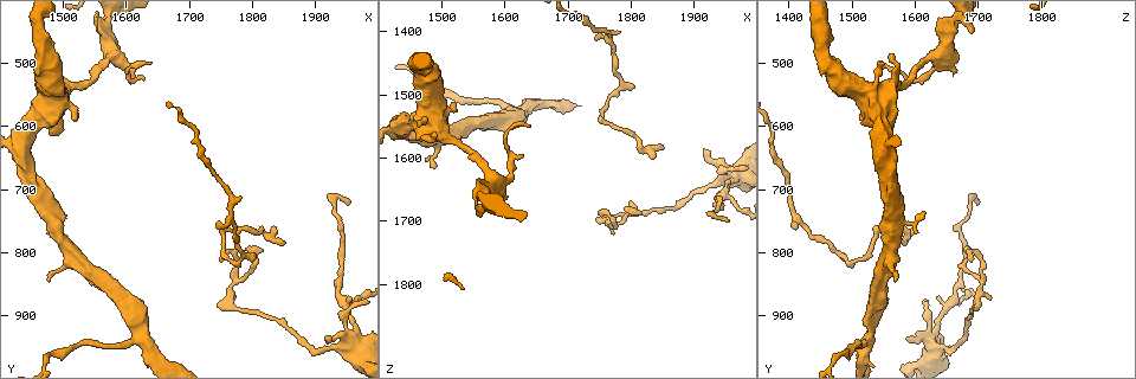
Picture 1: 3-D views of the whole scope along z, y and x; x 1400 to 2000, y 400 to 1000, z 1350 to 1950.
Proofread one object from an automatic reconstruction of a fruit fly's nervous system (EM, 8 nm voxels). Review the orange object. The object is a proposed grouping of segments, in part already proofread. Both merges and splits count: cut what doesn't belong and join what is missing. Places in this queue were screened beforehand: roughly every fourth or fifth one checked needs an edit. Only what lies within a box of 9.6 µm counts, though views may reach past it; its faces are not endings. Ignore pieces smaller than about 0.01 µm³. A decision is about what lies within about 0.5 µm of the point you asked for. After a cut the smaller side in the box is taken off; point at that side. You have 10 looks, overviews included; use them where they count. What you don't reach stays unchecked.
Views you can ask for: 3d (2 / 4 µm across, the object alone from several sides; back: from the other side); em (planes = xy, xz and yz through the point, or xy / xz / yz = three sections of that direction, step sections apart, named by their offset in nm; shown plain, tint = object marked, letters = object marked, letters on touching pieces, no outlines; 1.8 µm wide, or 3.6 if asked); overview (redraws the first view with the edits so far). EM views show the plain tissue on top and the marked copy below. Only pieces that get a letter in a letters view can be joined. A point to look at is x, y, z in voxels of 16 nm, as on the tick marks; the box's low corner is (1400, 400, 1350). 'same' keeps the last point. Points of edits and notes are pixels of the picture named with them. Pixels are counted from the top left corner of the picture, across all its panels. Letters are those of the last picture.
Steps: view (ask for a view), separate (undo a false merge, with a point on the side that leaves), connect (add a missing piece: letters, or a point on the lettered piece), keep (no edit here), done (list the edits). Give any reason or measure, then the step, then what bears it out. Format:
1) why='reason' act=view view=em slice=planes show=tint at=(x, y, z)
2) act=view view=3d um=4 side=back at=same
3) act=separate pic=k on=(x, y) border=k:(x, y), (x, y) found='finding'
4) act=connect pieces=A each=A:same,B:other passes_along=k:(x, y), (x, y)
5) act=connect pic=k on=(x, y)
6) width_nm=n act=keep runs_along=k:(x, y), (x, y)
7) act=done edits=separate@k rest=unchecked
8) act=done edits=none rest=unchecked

why='a fork' act=view view=em slice=planes show=tint at=(1945, 880, 1660)

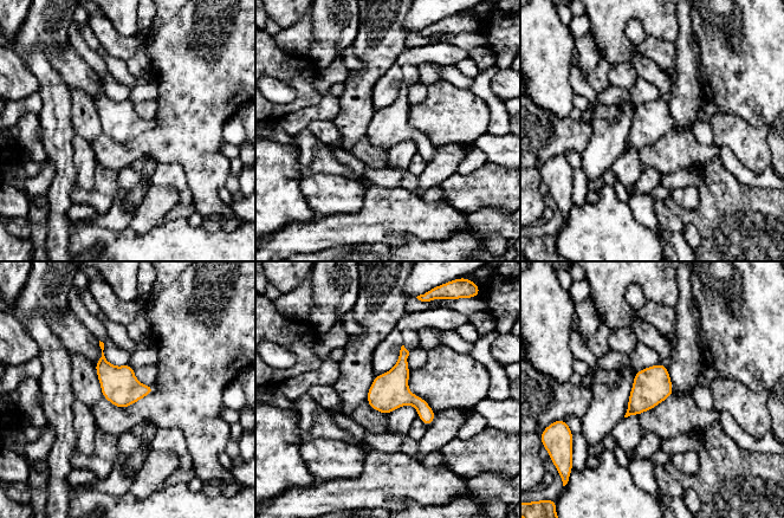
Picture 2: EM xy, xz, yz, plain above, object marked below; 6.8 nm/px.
act=view view=em slice=planes show=letters at=same

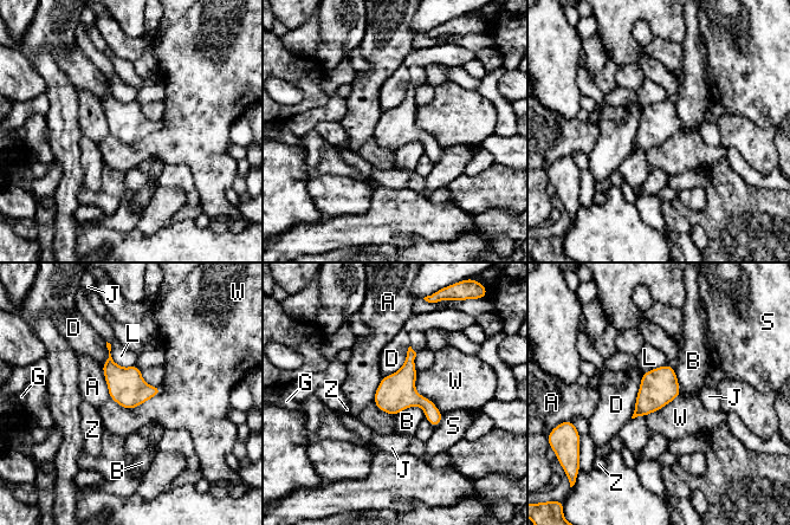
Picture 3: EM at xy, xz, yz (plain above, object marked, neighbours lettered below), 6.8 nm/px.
width_nm=260 act=keep each=A:other,B:other,D:other,G:other,J:other,L:other,S:other,W:other,Z:other border=3:(162, 388), (131, 408), (110, 399) found='all the same cell'

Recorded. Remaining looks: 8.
why='thin end' act=view view=3d um=2 at=(1955, 725, 1700)

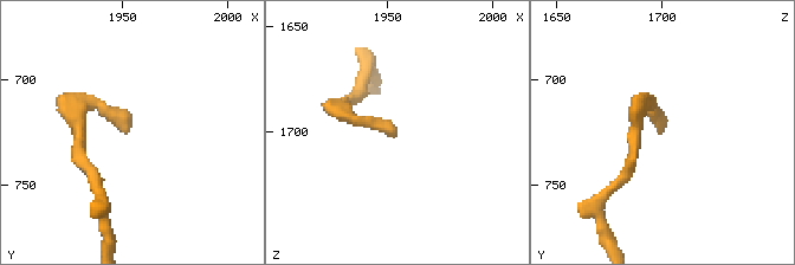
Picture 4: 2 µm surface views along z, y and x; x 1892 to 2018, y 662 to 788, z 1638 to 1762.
why='now the EM' act=view view=em slice=planes show=letters at=(1955, 726, 1700)

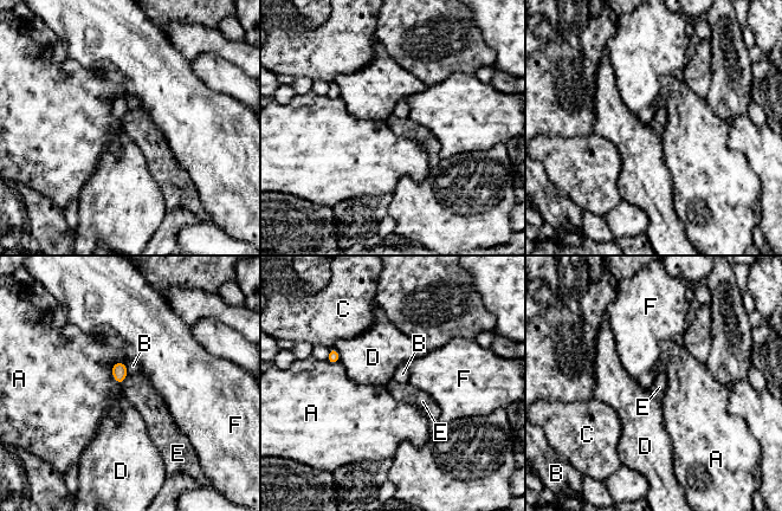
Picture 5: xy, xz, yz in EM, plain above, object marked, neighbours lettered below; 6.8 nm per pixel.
width_nm=110 act=keep each=A:other,B:other,C:other,D:other,E:other,F:other found='none of them fits'

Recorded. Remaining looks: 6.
why='arms part here' act=view view=em slice=xy step=16 show=letters at=(1770, 850, 1710)

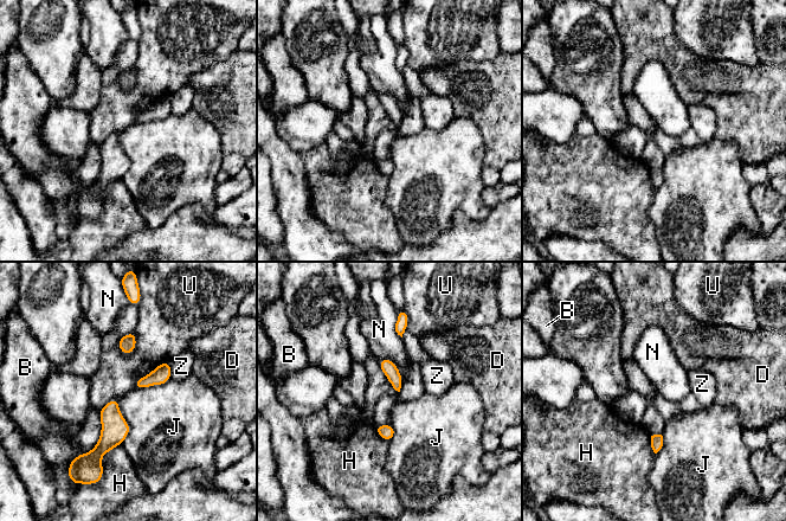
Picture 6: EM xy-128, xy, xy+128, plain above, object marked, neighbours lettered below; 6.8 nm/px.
longest_contact=U:320nm act=keep each=B:other,D:other,H:other,J:other,N:other,U:other,Z:other border=6:(117, 399), (129, 426), (122, 443) found='all the same cell'

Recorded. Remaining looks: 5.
why='abrupt turn' act=view view=3d um=4 at=(1820, 775, 1585)

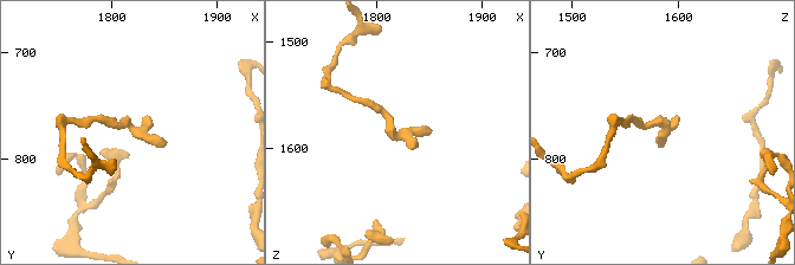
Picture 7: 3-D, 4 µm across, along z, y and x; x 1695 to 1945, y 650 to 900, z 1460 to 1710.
why='shape alone is not enough' act=view view=em slice=xz step=16 show=letters at=(1822, 774, 1588)

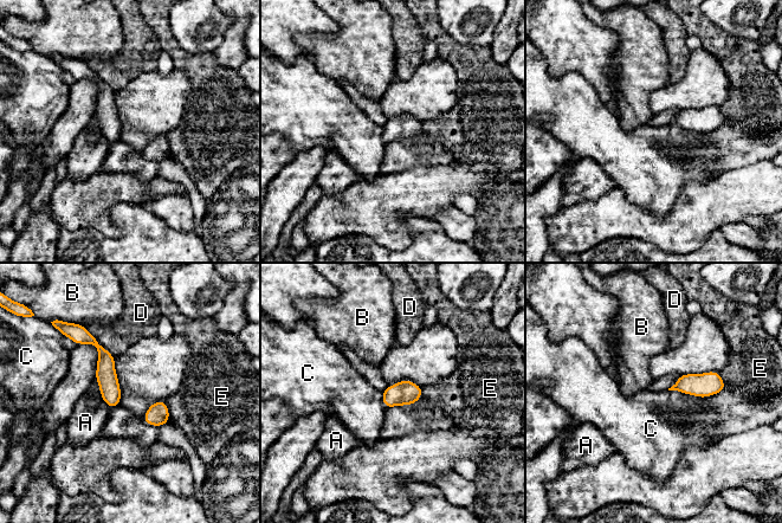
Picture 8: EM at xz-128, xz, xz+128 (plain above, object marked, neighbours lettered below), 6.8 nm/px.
width_nm=20 act=keep each=A:other,B:other,C:other,D:other,E:other border=8:(667, 389), (677, 389), (702, 398) found='continuous, no second cell'

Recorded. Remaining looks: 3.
act=done edits=none rest=unchecked

